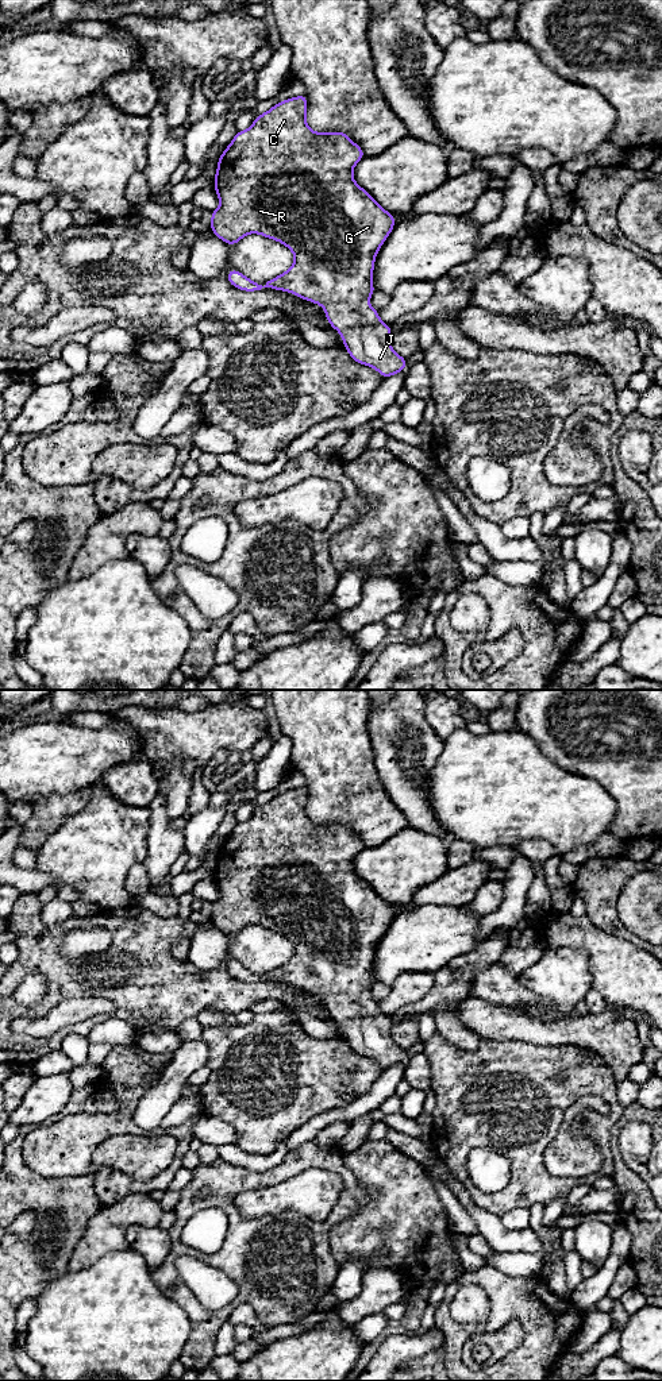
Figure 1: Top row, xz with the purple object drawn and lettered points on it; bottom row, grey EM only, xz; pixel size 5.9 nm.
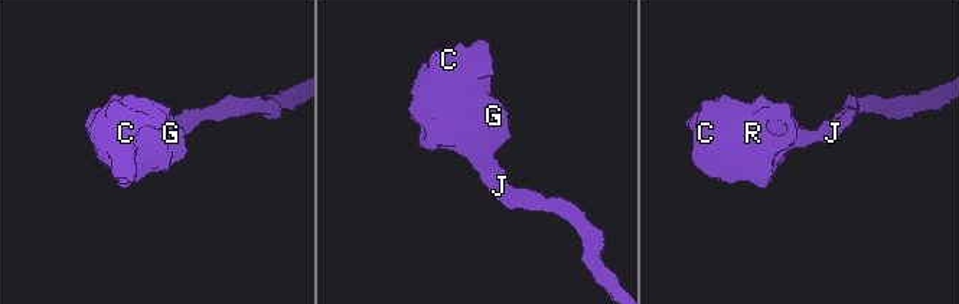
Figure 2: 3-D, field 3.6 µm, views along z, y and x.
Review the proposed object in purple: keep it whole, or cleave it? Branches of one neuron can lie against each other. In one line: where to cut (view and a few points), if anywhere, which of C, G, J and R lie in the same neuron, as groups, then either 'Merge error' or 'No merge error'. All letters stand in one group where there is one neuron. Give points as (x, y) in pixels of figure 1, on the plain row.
No split. Groups: C G J R. No merge error

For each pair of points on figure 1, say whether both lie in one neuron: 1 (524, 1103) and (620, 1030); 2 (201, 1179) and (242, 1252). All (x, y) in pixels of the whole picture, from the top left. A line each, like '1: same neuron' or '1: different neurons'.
1: different neurons
2: same neuron

